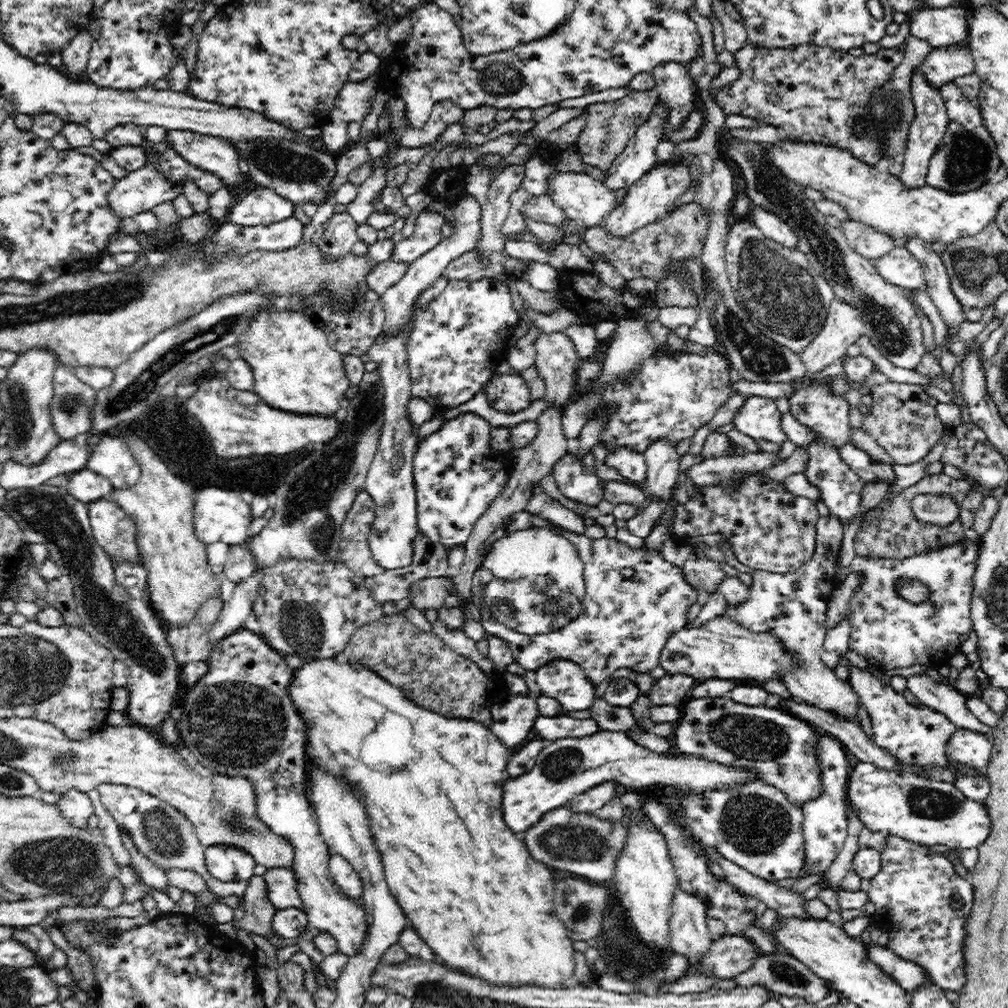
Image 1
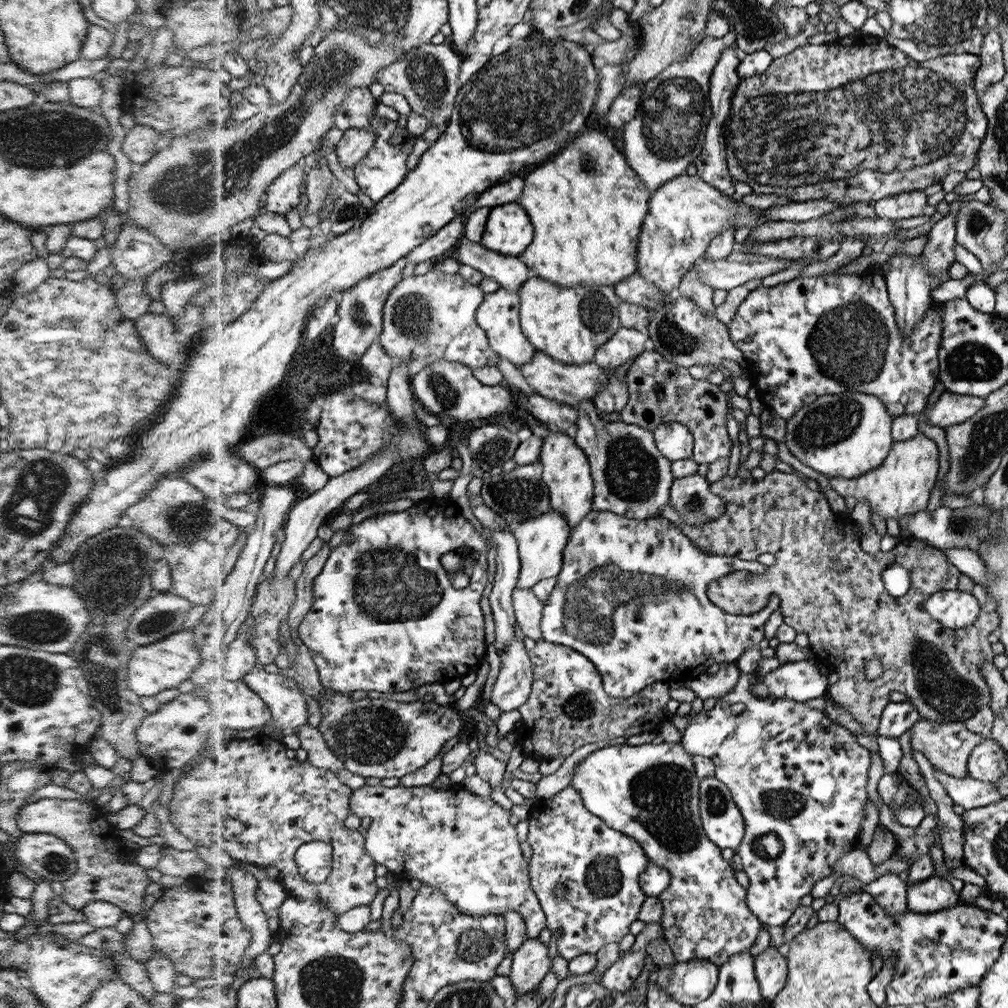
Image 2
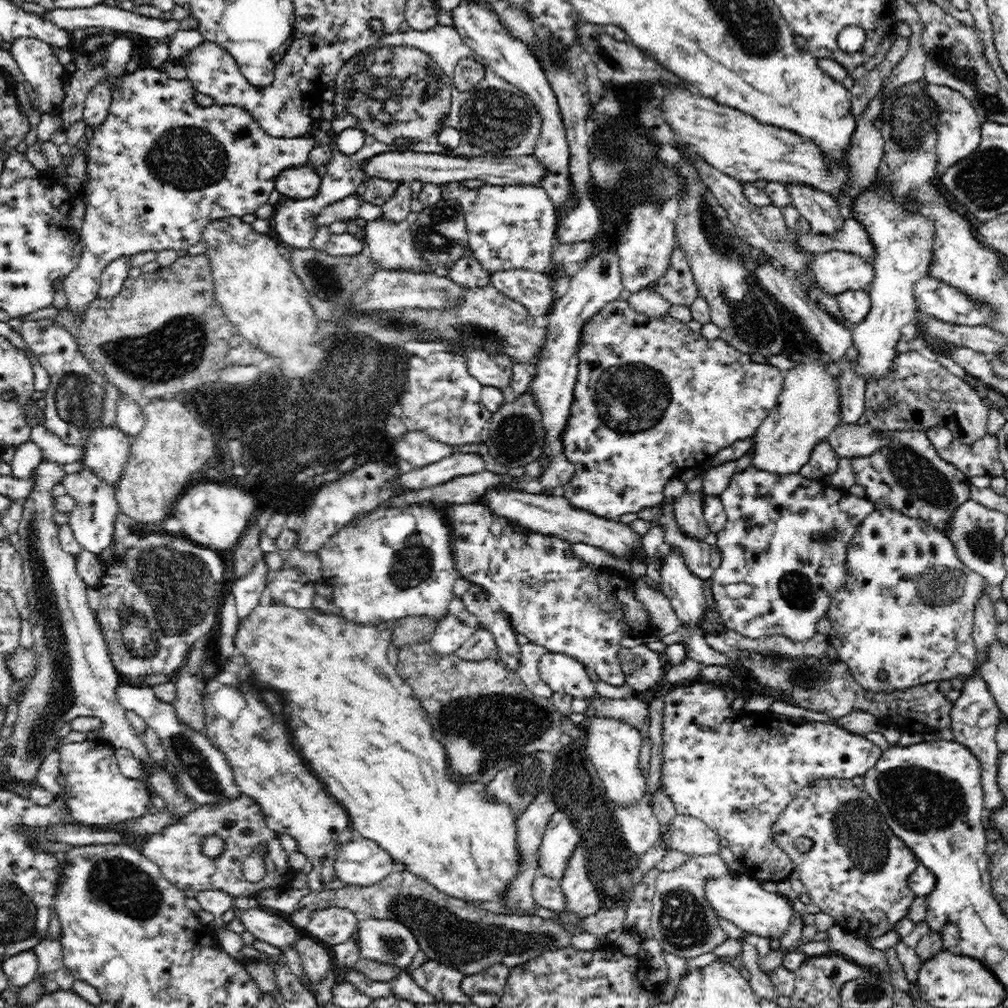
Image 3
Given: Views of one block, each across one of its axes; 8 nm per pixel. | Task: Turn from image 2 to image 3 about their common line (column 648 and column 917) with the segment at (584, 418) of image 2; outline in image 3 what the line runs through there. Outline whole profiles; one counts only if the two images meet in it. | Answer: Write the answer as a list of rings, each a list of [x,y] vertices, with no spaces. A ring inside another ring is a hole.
[[[878,429],[877,434],[887,443],[870,455],[850,460],[856,483],[864,488],[864,497],[875,506],[890,506],[910,518],[929,522],[940,532],[948,532],[955,510],[964,501],[972,500],[968,476],[954,463],[939,457],[925,431]]]

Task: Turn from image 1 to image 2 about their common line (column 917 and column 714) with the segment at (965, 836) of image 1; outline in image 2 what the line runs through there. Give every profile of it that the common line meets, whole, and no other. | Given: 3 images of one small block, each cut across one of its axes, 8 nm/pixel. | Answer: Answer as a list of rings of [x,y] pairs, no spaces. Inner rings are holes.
[[[714,776],[701,779],[700,813],[705,834],[722,849],[734,849],[728,864],[735,871],[743,870],[738,847],[745,834],[744,819],[729,787],[721,779]]]

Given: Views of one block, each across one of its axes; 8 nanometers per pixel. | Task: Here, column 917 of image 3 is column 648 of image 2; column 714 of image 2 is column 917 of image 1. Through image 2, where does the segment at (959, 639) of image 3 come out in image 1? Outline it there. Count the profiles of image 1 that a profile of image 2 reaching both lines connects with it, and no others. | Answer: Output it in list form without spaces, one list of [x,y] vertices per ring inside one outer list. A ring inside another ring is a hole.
[[[964,538],[956,545],[940,547],[912,558],[888,559],[867,558],[858,555],[852,561],[852,572],[862,574],[864,581],[851,596],[846,618],[852,626],[848,648],[864,656],[866,660],[880,665],[884,670],[908,668],[914,664],[927,664],[930,669],[949,665],[951,656],[960,652],[958,640],[962,634],[970,634],[972,627],[972,594],[974,574],[979,560],[978,542]],[[900,588],[928,588],[929,598],[925,602],[908,602],[899,594]]]

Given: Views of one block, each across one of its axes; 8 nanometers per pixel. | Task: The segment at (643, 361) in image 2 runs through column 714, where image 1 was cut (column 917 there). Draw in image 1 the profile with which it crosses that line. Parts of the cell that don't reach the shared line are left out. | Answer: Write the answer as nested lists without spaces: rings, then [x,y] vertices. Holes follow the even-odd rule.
[[[889,380],[888,384],[870,392],[874,396],[874,406],[870,408],[868,416],[863,416],[860,428],[873,436],[896,464],[907,466],[920,463],[936,441],[940,440],[946,427],[936,414],[935,406],[940,402],[930,397],[924,387],[918,384],[896,384]]]

